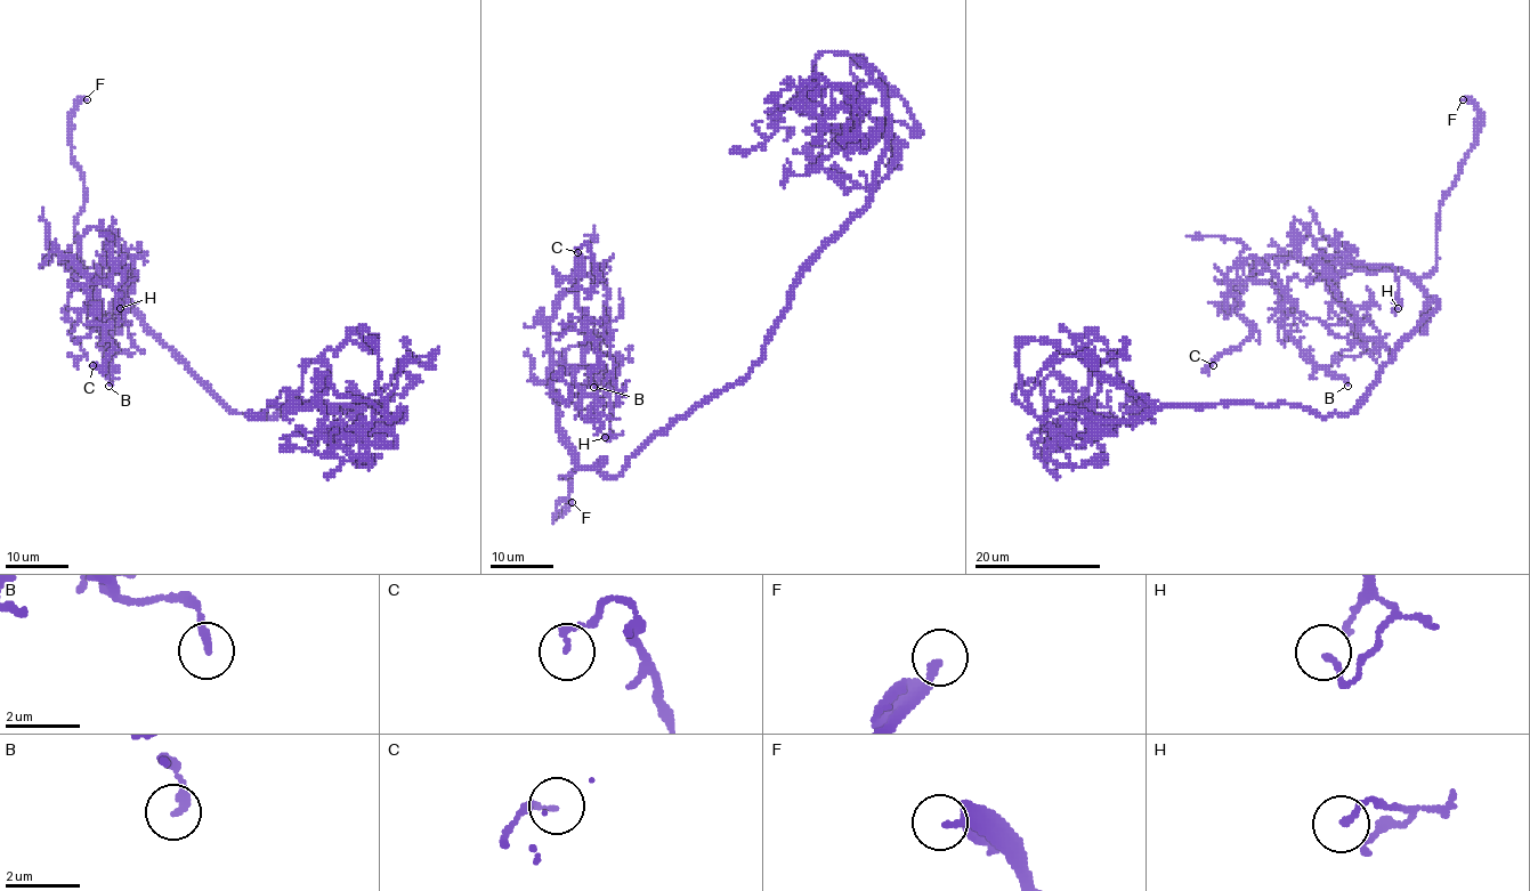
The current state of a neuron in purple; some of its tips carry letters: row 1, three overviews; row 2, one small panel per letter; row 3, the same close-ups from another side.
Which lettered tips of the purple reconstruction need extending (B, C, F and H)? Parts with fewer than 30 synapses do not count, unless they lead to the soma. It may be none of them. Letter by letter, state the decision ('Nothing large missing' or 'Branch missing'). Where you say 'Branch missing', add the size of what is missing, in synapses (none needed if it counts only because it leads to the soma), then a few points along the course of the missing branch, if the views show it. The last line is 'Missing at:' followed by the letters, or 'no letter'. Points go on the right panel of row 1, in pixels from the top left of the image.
B: Nothing large missing
C: Nothing large missing
F: Branch missing
H: Nothing large missing
Missing at: F

